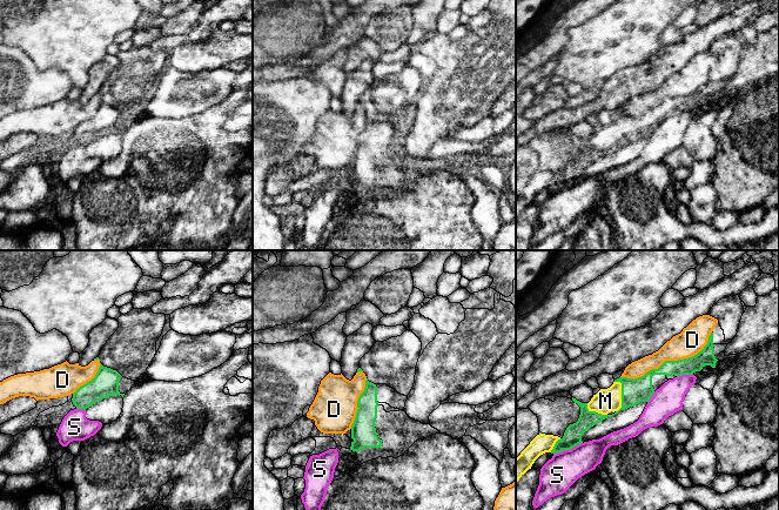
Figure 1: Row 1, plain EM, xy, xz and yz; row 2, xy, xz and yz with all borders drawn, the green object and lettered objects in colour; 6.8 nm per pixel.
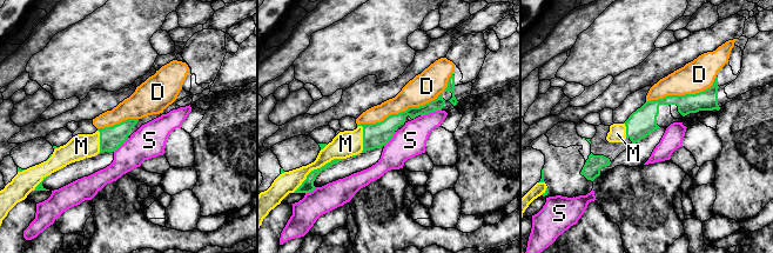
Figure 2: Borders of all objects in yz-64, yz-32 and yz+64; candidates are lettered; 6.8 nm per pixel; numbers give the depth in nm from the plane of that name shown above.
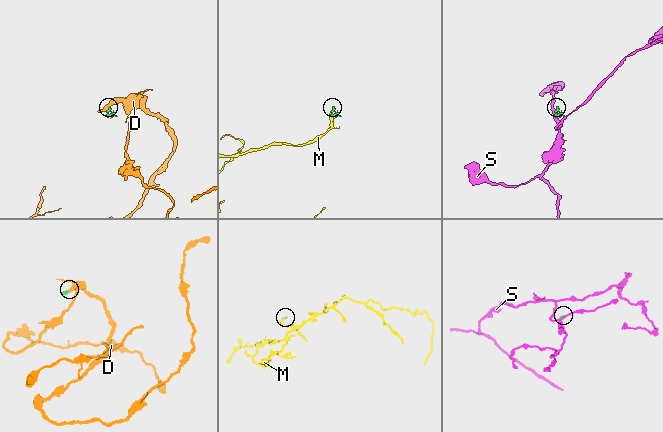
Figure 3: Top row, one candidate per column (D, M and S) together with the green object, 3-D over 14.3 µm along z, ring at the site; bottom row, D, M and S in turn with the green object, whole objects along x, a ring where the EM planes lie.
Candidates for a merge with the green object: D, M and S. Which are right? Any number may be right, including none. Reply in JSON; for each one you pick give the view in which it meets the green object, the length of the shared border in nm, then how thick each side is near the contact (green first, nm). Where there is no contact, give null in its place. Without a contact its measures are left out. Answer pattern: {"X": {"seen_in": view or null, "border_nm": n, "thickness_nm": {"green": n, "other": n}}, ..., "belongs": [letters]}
{"M": {"seen_in": "yz", "border_nm": 220, "thickness_nm": {"green": 170, "other": 160}}, "belongs": ["M"]}

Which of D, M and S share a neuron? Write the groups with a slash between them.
D / M / S

